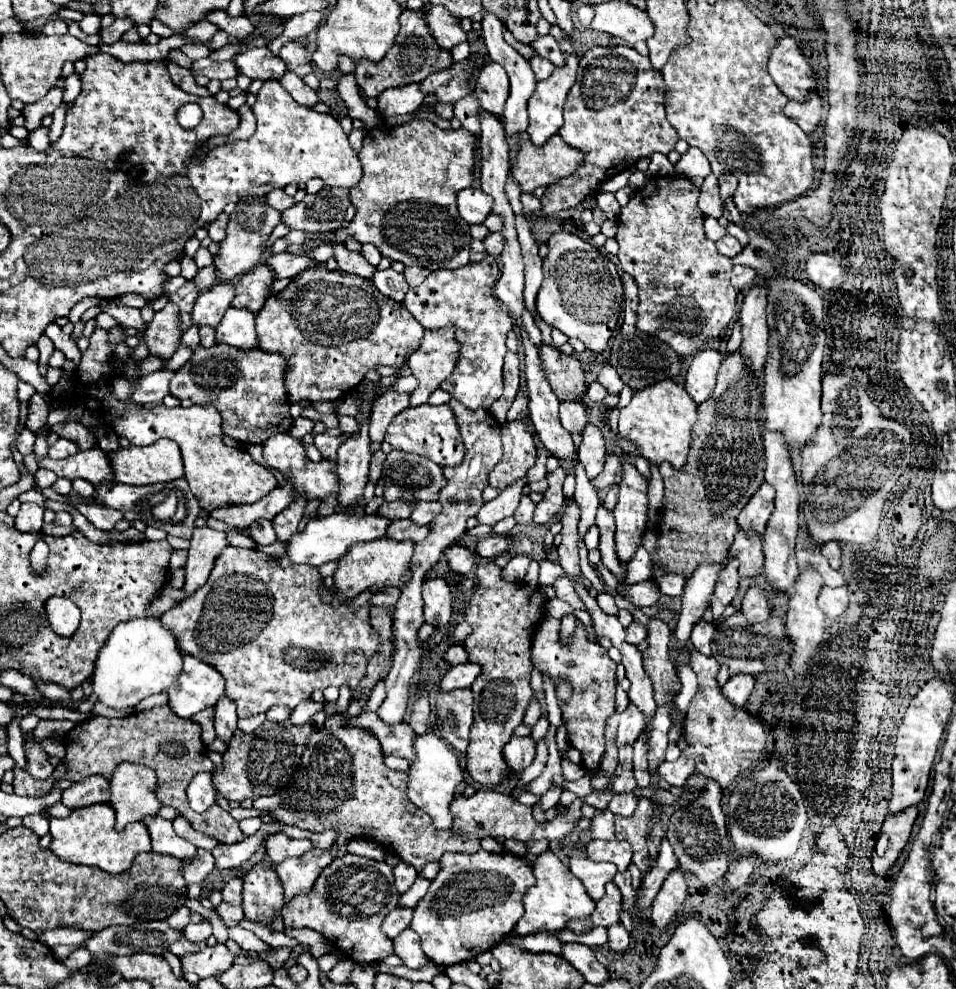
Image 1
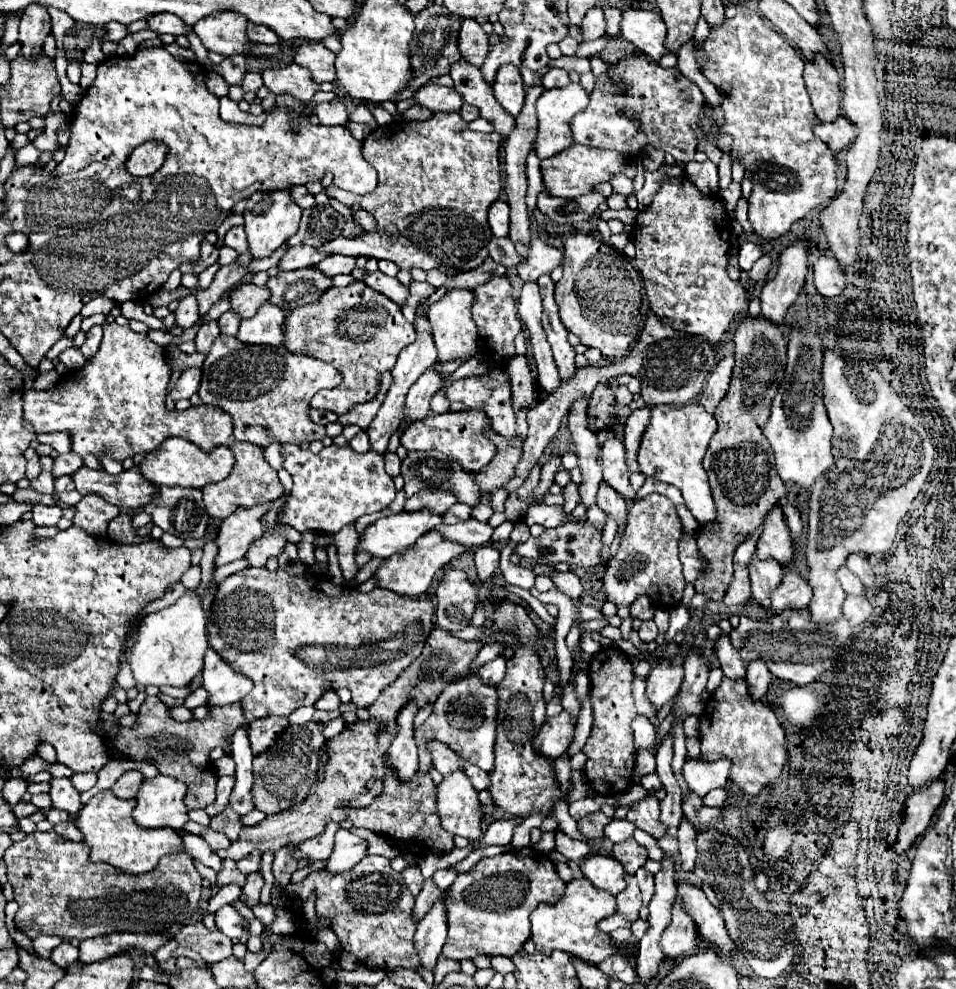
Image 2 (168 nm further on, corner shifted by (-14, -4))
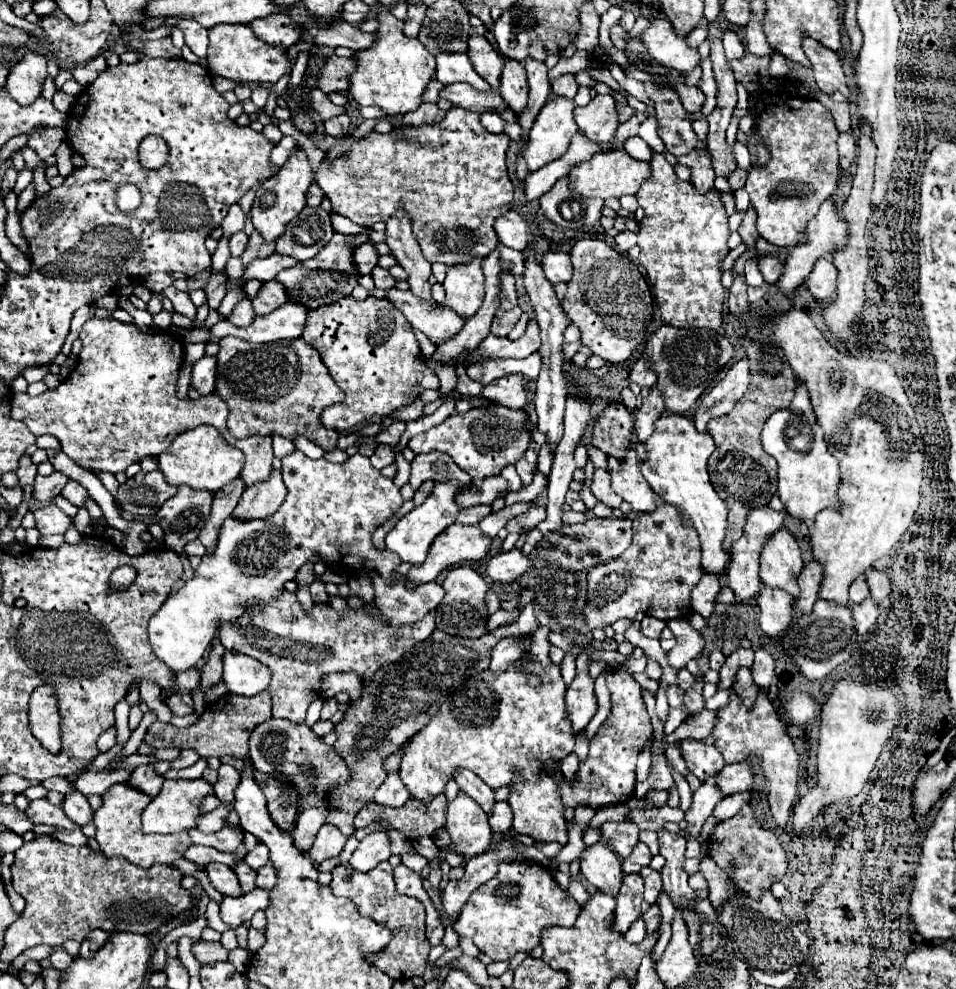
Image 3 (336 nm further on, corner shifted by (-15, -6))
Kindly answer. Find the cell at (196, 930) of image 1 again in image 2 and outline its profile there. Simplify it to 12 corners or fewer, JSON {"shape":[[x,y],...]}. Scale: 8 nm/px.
{"shape":[[223,905],[215,913],[215,925],[231,939],[241,937],[243,917]]}

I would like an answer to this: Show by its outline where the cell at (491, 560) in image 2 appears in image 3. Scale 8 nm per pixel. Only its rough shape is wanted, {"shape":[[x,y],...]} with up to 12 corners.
{"shape":[[512,549],[486,563],[492,581],[516,581],[530,567],[530,555]]}

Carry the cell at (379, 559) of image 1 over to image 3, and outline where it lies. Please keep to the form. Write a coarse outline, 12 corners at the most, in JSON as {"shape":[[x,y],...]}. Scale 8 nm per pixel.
{"shape":[[454,523],[406,579],[414,589],[446,567],[480,561],[492,537]]}

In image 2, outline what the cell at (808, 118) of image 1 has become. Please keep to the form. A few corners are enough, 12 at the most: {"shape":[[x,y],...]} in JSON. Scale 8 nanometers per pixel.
{"shape":[[843,117],[819,121],[813,133],[837,155],[855,141],[855,127]]}

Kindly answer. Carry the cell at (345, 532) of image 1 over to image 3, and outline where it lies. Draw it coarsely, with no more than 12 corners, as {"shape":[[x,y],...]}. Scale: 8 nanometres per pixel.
{"shape":[[458,481],[436,483],[386,537],[404,563],[424,563],[460,513]]}

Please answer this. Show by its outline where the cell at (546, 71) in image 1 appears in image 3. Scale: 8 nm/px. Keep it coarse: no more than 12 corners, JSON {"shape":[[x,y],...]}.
{"shape":[[572,73],[552,83],[554,95],[574,99],[578,83]]}

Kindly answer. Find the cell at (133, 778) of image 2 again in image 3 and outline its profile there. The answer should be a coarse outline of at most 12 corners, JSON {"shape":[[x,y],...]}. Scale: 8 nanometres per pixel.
{"shape":[[140,765],[130,783],[156,797],[164,777],[152,765]]}

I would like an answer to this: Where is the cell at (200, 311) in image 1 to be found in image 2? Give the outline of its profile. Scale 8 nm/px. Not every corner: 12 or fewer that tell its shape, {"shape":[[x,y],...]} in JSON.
{"shape":[[241,283],[229,293],[231,311],[249,319],[267,303],[269,289]]}

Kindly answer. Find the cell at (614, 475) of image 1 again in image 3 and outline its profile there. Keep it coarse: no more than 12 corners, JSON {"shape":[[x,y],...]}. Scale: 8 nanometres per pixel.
{"shape":[[652,385],[642,407],[636,409],[640,443],[652,435],[654,421],[666,409],[664,397]]}

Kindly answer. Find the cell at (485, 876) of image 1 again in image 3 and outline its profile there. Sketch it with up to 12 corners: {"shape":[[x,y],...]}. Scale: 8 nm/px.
{"shape":[[502,863],[454,929],[502,961],[572,927],[546,867]]}

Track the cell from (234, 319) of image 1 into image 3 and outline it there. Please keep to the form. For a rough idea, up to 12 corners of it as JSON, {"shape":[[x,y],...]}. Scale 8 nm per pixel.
{"shape":[[286,303],[258,315],[248,327],[228,320],[210,332],[248,343],[272,343],[302,337],[308,311]]}

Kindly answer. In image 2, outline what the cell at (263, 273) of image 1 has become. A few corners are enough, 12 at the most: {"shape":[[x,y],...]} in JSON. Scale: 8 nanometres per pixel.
{"shape":[[315,267],[279,271],[269,303],[291,311],[317,301],[331,279]]}

